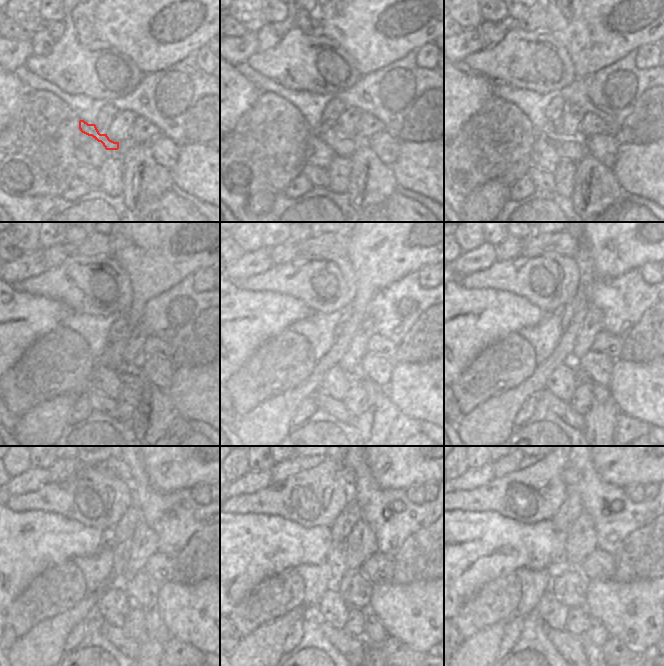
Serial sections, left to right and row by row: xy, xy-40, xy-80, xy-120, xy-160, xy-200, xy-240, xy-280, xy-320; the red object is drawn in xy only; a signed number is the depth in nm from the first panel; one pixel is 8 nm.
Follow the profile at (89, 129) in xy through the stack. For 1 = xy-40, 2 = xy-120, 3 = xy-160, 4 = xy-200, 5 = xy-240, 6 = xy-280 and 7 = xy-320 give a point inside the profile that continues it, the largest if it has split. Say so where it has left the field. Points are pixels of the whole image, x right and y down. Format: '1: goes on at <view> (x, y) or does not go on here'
1: goes on at xy-40 (345, 146)
2: goes on at xy-120 (129, 373)
3: goes on at xy-160 (354, 373)
4: goes on at xy-200 (601, 393)
5: goes on at xy-240 (155, 629)
6: goes on at xy-280 (375, 634)
7: goes on at xy-320 (597, 634)

